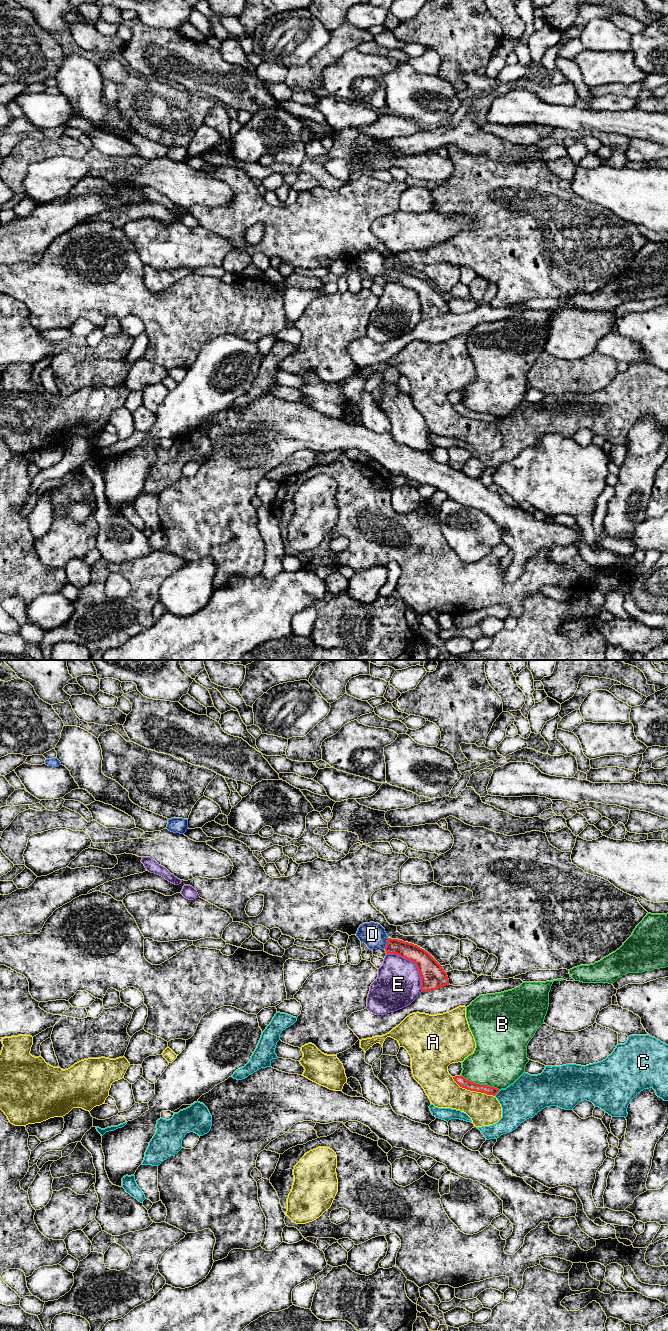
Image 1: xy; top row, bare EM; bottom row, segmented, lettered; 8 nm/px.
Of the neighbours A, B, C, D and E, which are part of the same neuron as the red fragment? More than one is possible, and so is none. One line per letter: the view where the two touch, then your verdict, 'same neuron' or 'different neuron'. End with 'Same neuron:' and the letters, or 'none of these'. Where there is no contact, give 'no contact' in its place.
A: xy | different neuron
B: xy | different neuron
C: xy | different neuron
D: xy | same neuron
E: xy | different neuron
Same neuron: D

